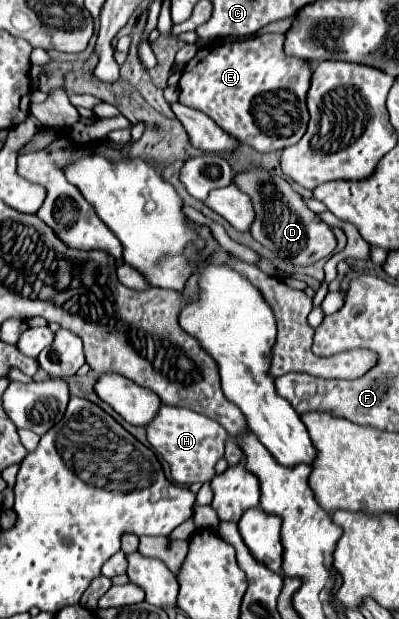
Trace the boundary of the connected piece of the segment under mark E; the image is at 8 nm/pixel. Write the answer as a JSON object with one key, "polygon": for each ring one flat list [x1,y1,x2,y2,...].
{"polygon":[[264,34,240,44,210,44,184,66,180,104,210,116,224,132,258,152,276,152,296,144,308,124,306,92,312,70,282,50,284,34]]}

